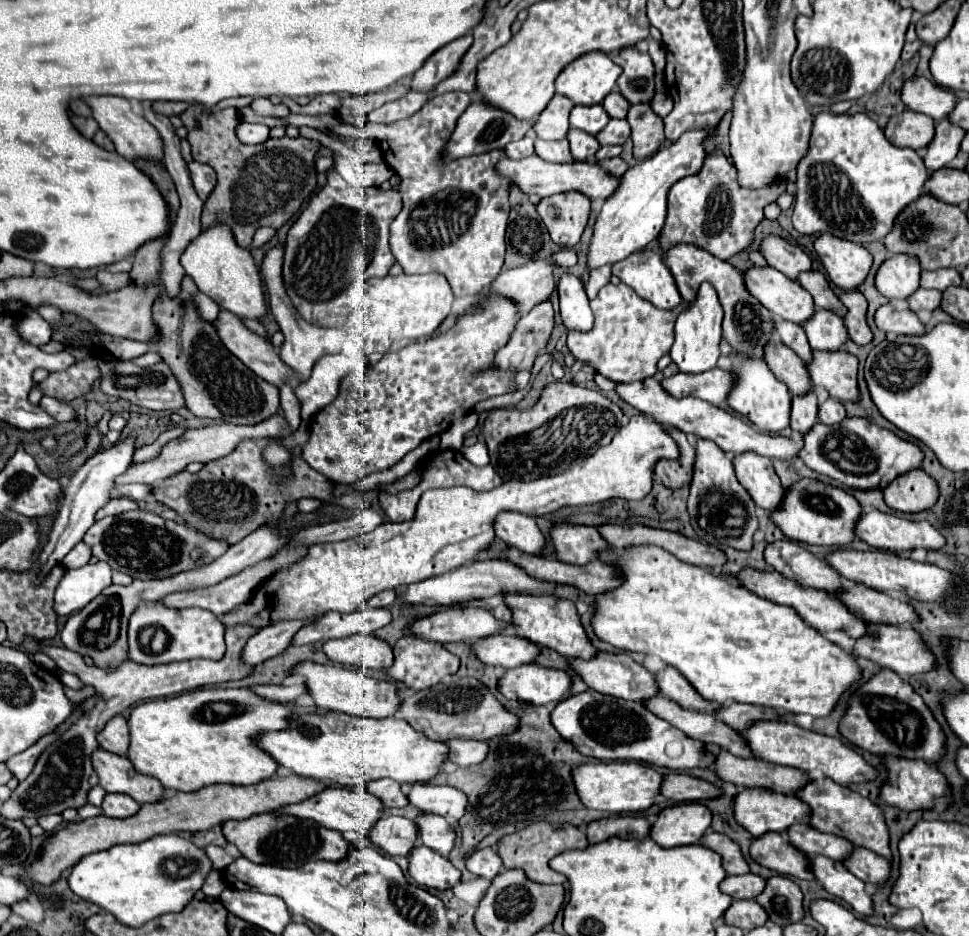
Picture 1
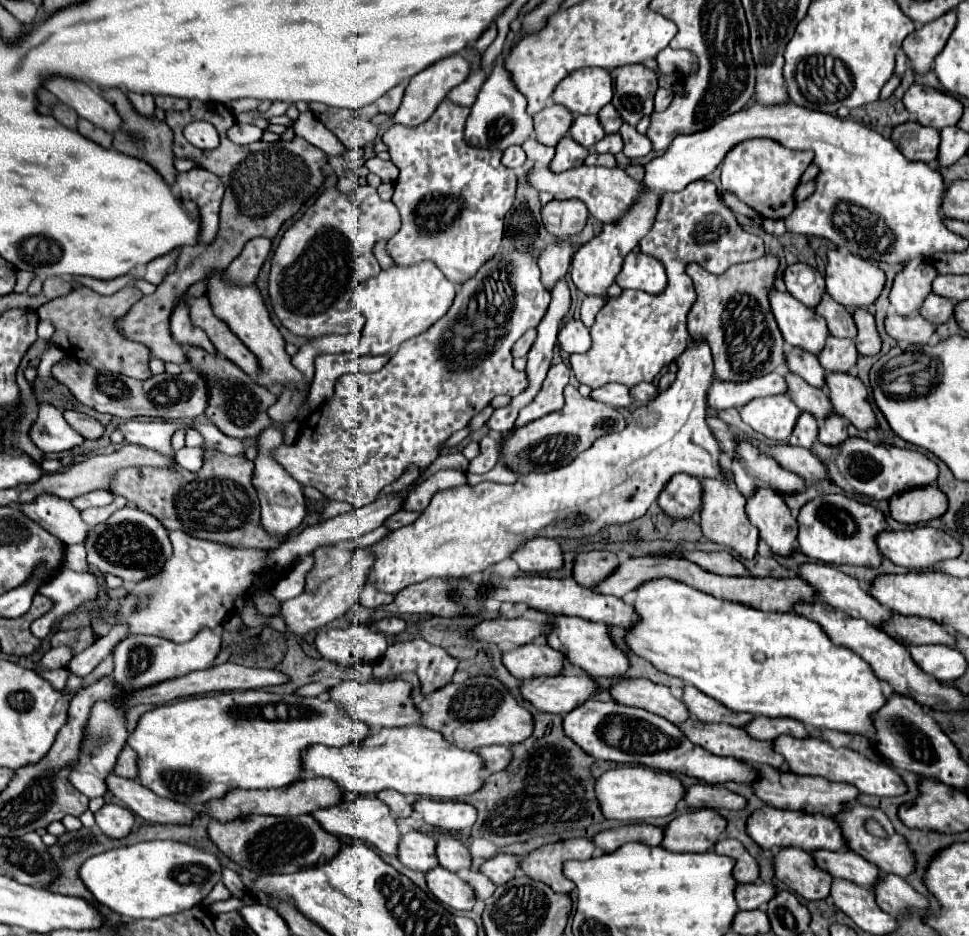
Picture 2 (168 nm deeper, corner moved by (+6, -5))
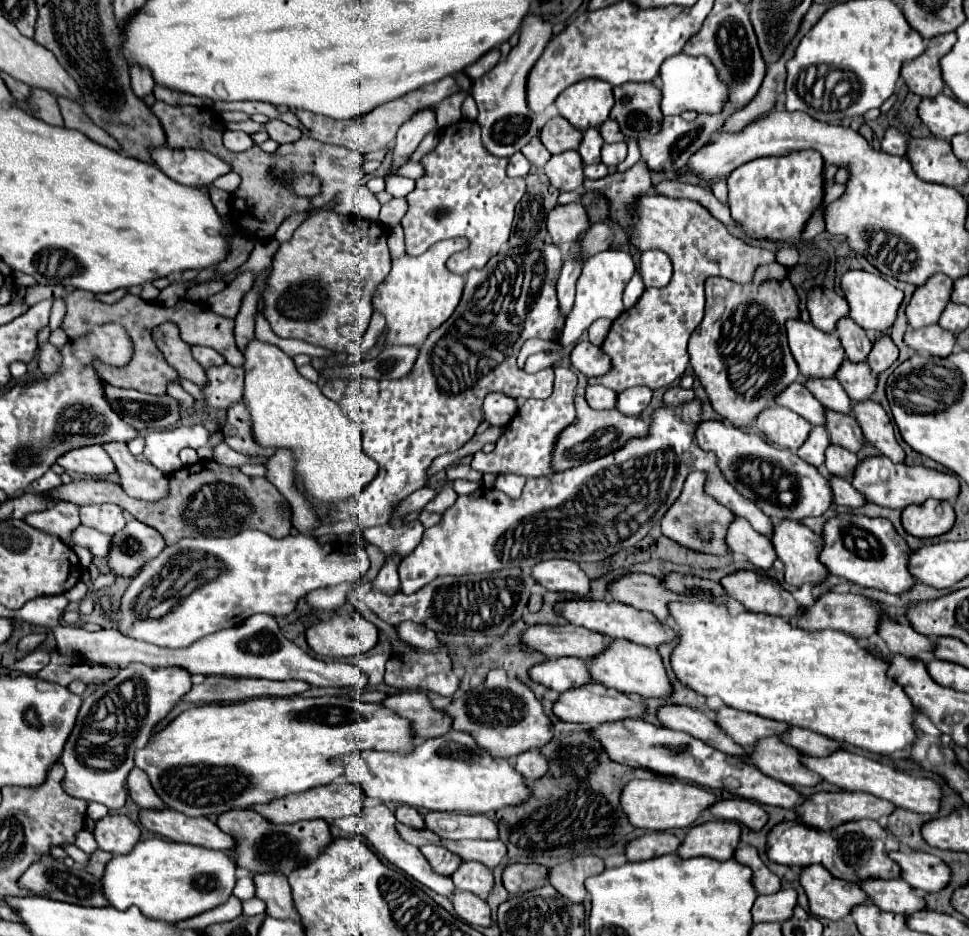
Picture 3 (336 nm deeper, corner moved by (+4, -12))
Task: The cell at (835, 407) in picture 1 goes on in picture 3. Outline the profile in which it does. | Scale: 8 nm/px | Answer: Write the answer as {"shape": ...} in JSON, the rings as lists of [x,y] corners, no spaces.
{"shape":[[[831,444],[827,448],[827,460],[825,460],[825,468],[831,476],[839,476],[839,478],[845,478],[845,480],[851,480],[853,478],[853,470],[857,466],[857,456],[841,446],[835,446]]]}

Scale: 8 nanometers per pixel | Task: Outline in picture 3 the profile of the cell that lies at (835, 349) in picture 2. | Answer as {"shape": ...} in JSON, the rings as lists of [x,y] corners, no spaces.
{"shape":[[[845,360],[837,372],[837,380],[843,384],[843,388],[847,390],[849,398],[853,398],[853,402],[869,400],[877,388],[877,376],[871,372],[871,368],[865,362],[853,364]]]}

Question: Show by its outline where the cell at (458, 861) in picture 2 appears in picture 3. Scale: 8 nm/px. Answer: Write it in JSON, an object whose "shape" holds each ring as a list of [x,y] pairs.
{"shape":[[[463,862],[451,878],[455,886],[459,886],[459,890],[467,890],[477,896],[491,894],[495,886],[491,870],[479,862]]]}

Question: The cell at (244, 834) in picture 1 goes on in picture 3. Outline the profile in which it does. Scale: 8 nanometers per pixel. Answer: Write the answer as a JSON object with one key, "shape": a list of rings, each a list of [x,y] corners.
{"shape":[[[229,810],[227,814],[221,814],[217,820],[219,828],[227,834],[231,834],[237,840],[237,864],[243,868],[249,868],[253,872],[283,872],[289,874],[291,870],[311,862],[319,856],[319,850],[323,850],[331,842],[329,824],[325,820],[307,820],[307,822],[295,822],[295,824],[273,824],[255,810]]]}

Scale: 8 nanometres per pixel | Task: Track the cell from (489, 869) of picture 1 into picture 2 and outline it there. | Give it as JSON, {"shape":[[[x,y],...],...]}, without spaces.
{"shape":[[[495,855],[491,859],[487,859],[479,871],[483,875],[487,875],[495,885],[503,885],[509,879],[513,879],[519,871],[519,857],[515,855]]]}

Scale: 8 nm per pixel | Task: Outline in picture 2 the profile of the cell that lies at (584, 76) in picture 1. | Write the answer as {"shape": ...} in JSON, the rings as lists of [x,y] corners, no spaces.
{"shape":[[[585,67],[573,71],[569,79],[563,79],[551,97],[573,115],[599,113],[599,109],[613,97],[613,83],[609,71],[601,71],[601,67]]]}

